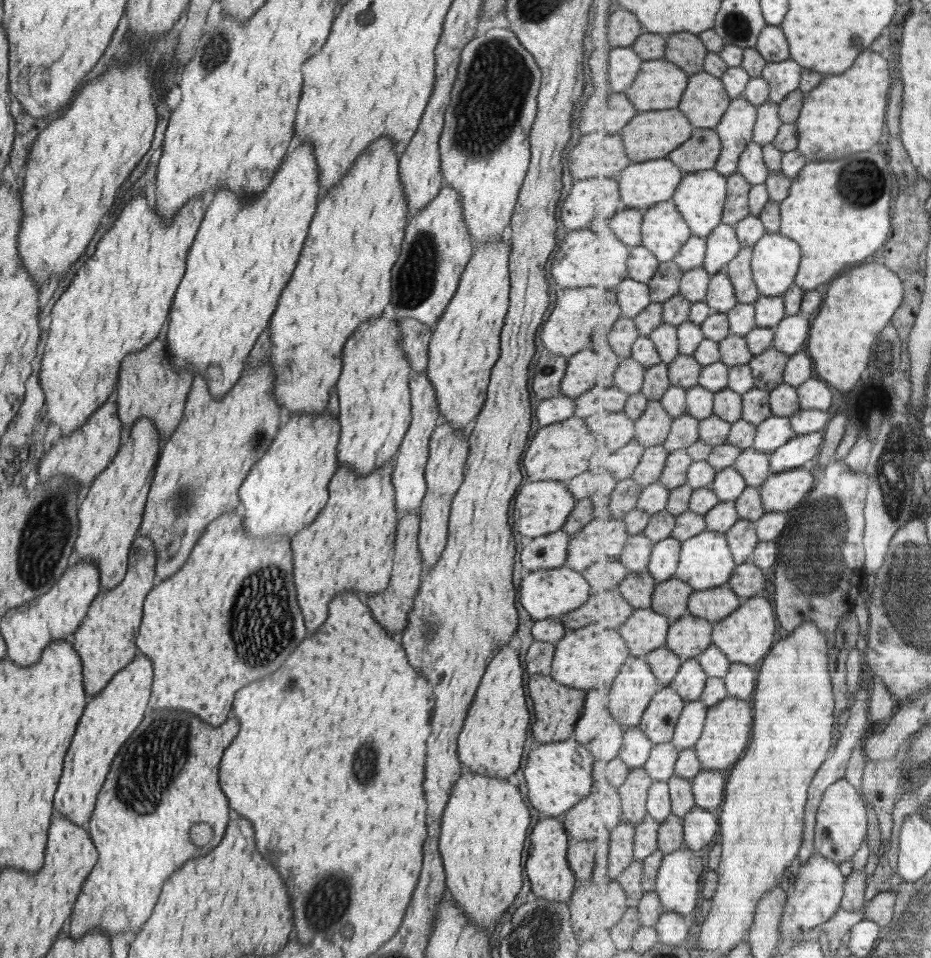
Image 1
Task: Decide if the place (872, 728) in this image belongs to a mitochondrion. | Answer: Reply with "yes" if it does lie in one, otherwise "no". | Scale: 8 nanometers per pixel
no

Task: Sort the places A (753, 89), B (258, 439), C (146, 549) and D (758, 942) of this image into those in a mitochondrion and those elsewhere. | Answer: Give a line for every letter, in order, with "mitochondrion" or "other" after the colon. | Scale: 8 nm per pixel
A: other
B: mitochondrion
C: other
D: other

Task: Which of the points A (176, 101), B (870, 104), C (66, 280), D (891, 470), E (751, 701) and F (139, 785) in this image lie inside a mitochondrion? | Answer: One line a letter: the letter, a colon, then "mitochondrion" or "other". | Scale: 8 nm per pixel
A: other
B: other
C: other
D: mitochondrion
E: other
F: mitochondrion

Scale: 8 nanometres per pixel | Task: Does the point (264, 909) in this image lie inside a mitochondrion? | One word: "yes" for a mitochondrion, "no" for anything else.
no

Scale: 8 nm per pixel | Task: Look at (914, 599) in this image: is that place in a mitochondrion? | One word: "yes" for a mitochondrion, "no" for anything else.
yes

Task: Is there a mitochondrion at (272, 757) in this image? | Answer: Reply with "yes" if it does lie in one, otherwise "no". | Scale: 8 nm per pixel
no

